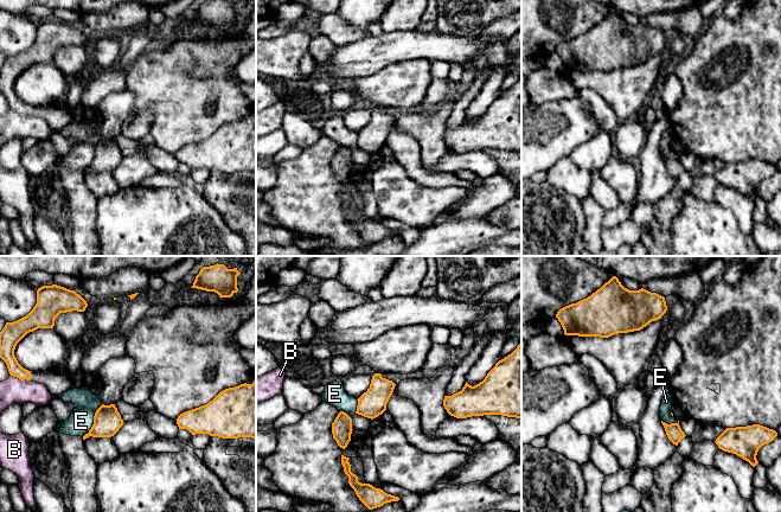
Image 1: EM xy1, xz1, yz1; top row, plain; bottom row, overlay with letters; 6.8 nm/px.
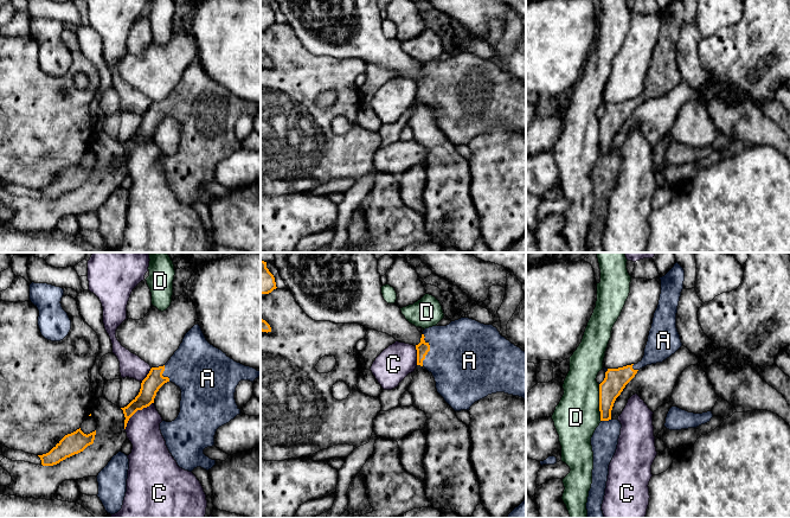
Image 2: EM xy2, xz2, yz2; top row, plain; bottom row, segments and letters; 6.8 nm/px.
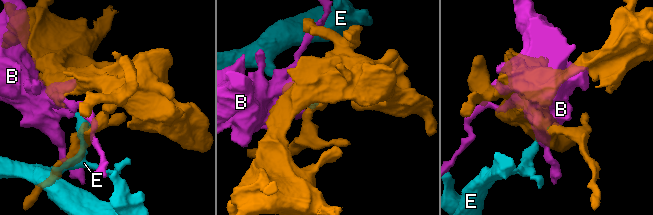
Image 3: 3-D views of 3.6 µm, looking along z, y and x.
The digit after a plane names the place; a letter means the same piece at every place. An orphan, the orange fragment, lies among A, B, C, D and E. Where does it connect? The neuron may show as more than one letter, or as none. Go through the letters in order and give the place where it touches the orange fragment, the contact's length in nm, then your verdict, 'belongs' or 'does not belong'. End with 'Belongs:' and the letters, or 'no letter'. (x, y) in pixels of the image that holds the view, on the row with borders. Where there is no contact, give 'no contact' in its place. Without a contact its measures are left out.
A: xz2 (429, 350) | 220 nm | belongs
B: xy1 (20, 378) | 140 nm | does not belong
C: xy2 (136, 410) | 260 nm | does not belong
D: yz2 (599, 403) | 260 nm | does not belong
E: xy1 (94, 421) | 260 nm | does not belong
Belongs: A

